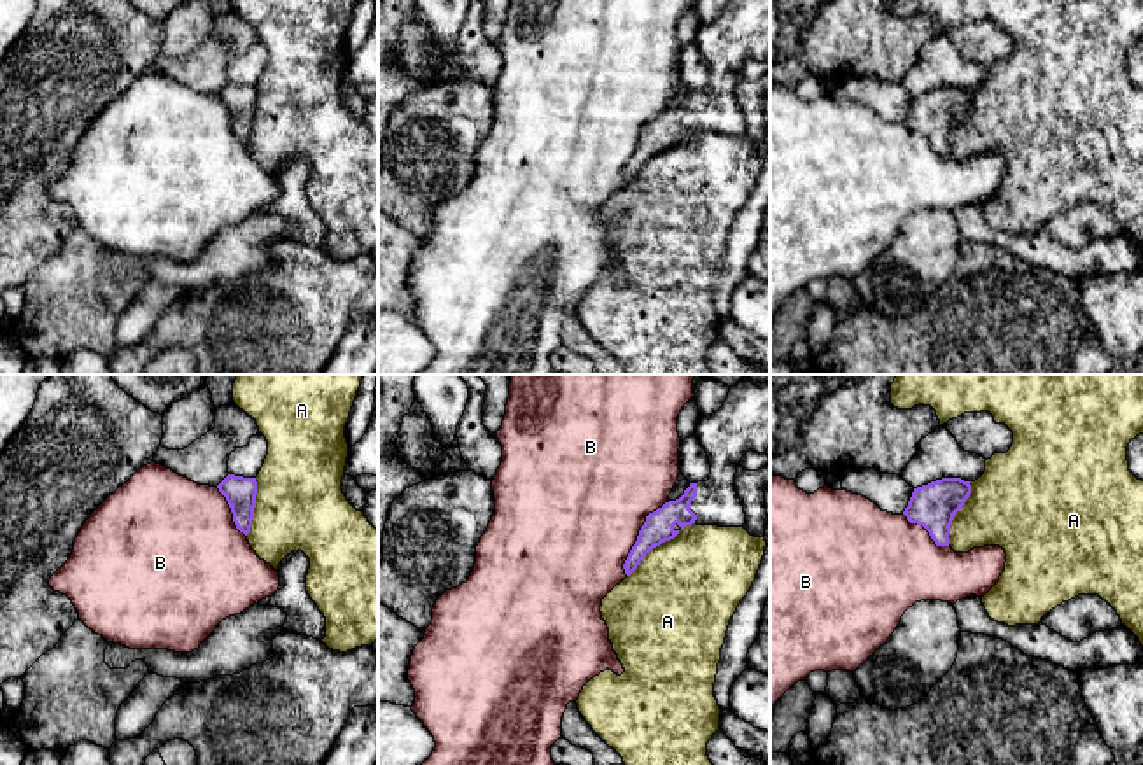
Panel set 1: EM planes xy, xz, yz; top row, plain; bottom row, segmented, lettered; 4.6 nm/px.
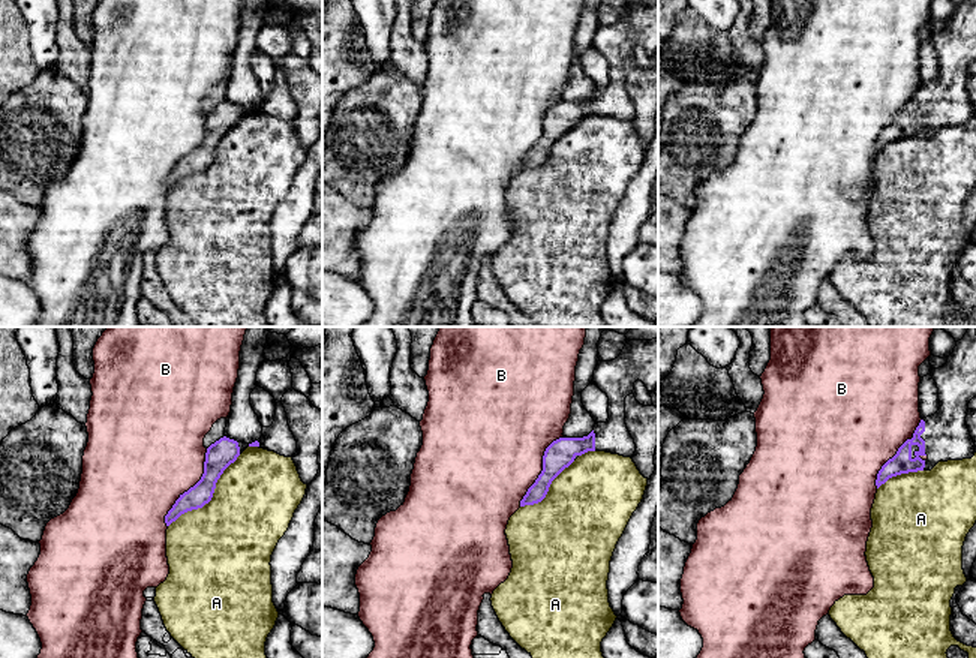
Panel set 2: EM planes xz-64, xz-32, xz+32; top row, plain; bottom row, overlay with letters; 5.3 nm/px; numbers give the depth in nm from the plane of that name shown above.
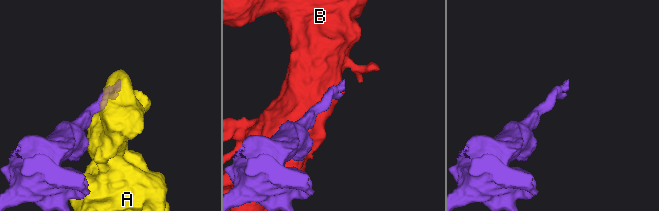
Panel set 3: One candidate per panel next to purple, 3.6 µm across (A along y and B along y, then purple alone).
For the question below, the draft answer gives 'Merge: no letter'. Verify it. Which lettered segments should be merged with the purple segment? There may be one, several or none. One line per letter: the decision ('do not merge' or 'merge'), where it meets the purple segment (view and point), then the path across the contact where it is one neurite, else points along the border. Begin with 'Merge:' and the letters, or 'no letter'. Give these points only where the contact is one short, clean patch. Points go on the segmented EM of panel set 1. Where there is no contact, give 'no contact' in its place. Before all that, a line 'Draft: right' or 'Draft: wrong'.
Draft: right
Merge: no letter
A: do not merge; meets purple in xz at (659, 545)
B: do not merge; meets purple in xz at (639, 534)

